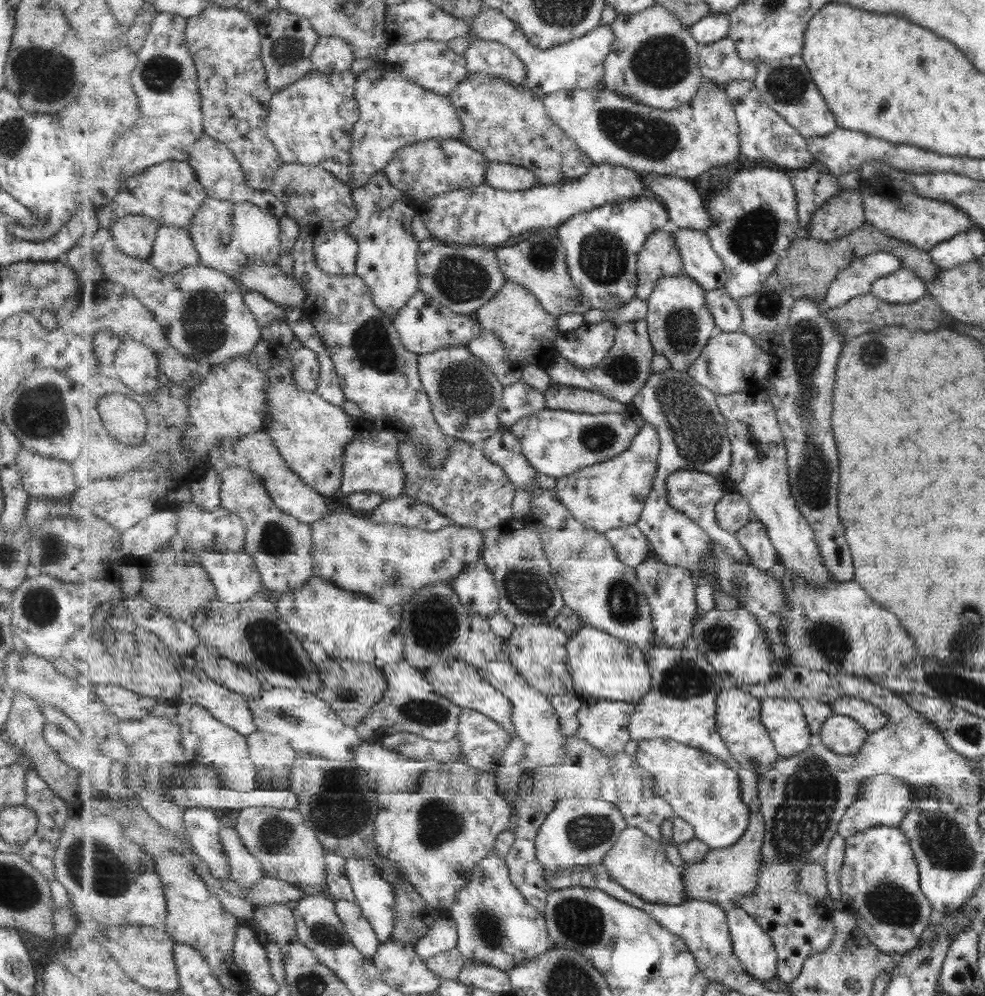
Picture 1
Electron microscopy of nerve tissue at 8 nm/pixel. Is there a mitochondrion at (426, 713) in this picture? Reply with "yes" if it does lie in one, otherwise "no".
yes

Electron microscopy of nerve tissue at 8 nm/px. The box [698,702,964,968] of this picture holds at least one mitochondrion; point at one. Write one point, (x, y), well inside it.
(800, 822)

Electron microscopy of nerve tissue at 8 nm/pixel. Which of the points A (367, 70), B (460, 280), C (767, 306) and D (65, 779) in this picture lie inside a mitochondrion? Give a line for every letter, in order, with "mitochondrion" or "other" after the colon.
A: other
B: mitochondrion
C: mitochondrion
D: other

